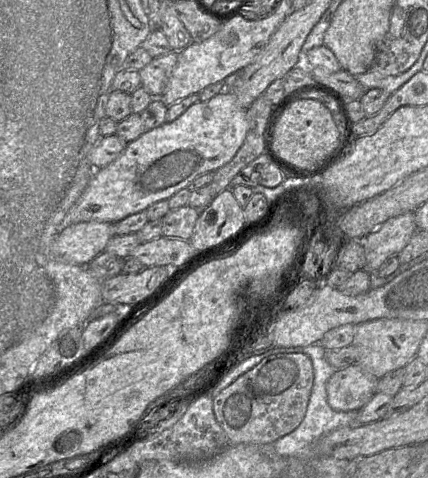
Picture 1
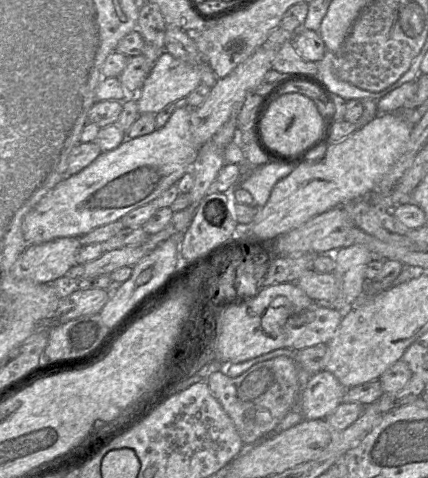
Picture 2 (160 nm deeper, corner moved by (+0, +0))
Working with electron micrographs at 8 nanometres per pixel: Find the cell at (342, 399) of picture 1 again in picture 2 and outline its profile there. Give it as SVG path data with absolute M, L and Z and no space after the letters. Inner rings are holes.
M327 370L312 374L299 396L304 420L324 419L344 401L346 390Z

